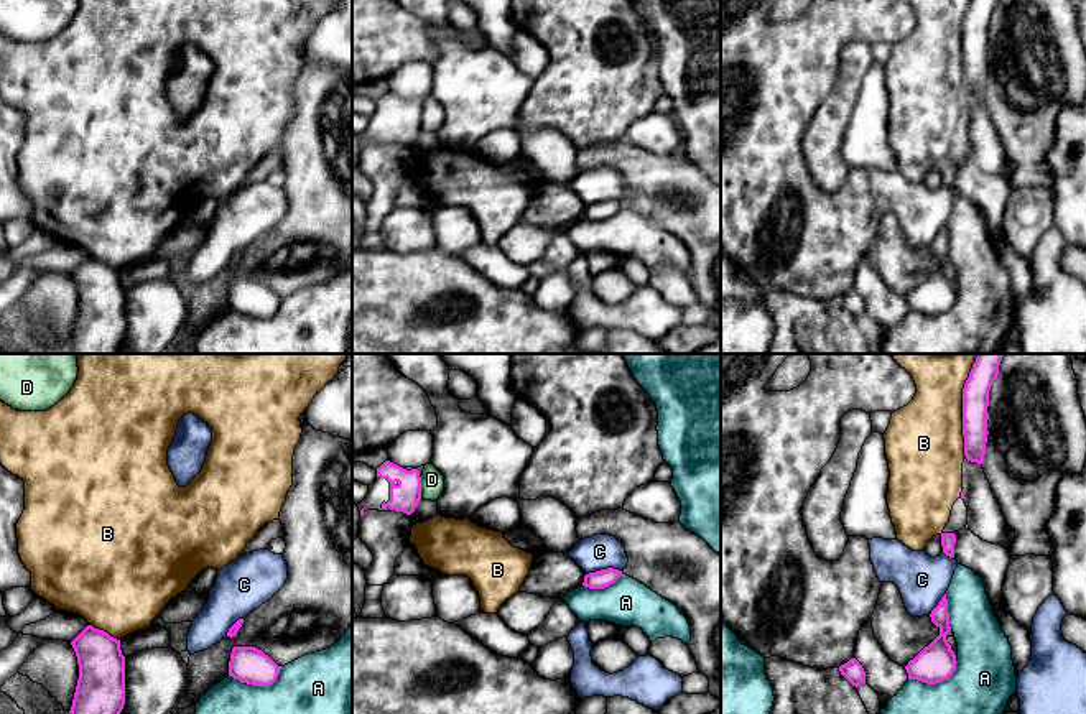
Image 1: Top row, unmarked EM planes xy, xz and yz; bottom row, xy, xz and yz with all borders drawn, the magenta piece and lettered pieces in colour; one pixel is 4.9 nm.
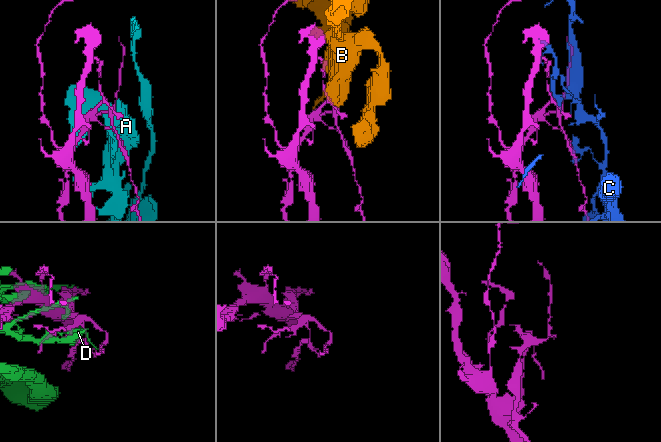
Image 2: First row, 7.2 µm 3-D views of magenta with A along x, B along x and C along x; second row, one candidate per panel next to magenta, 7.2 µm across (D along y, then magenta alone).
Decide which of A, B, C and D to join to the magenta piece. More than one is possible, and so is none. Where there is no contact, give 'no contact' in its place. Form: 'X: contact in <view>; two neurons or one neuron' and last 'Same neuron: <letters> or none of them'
A: contact in xy; two neurons
B: contact in yz; two neurons
C: contact in xz; two neurons
D: contact in xz; two neurons
Same neuron: none of them

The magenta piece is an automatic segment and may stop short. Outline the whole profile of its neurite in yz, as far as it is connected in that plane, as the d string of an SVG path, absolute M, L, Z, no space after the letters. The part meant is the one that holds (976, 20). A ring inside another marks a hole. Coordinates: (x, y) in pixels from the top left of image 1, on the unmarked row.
M971 0L963 20L964 87L971 94L984 94L989 66L989 21L997 7L999 0Z

